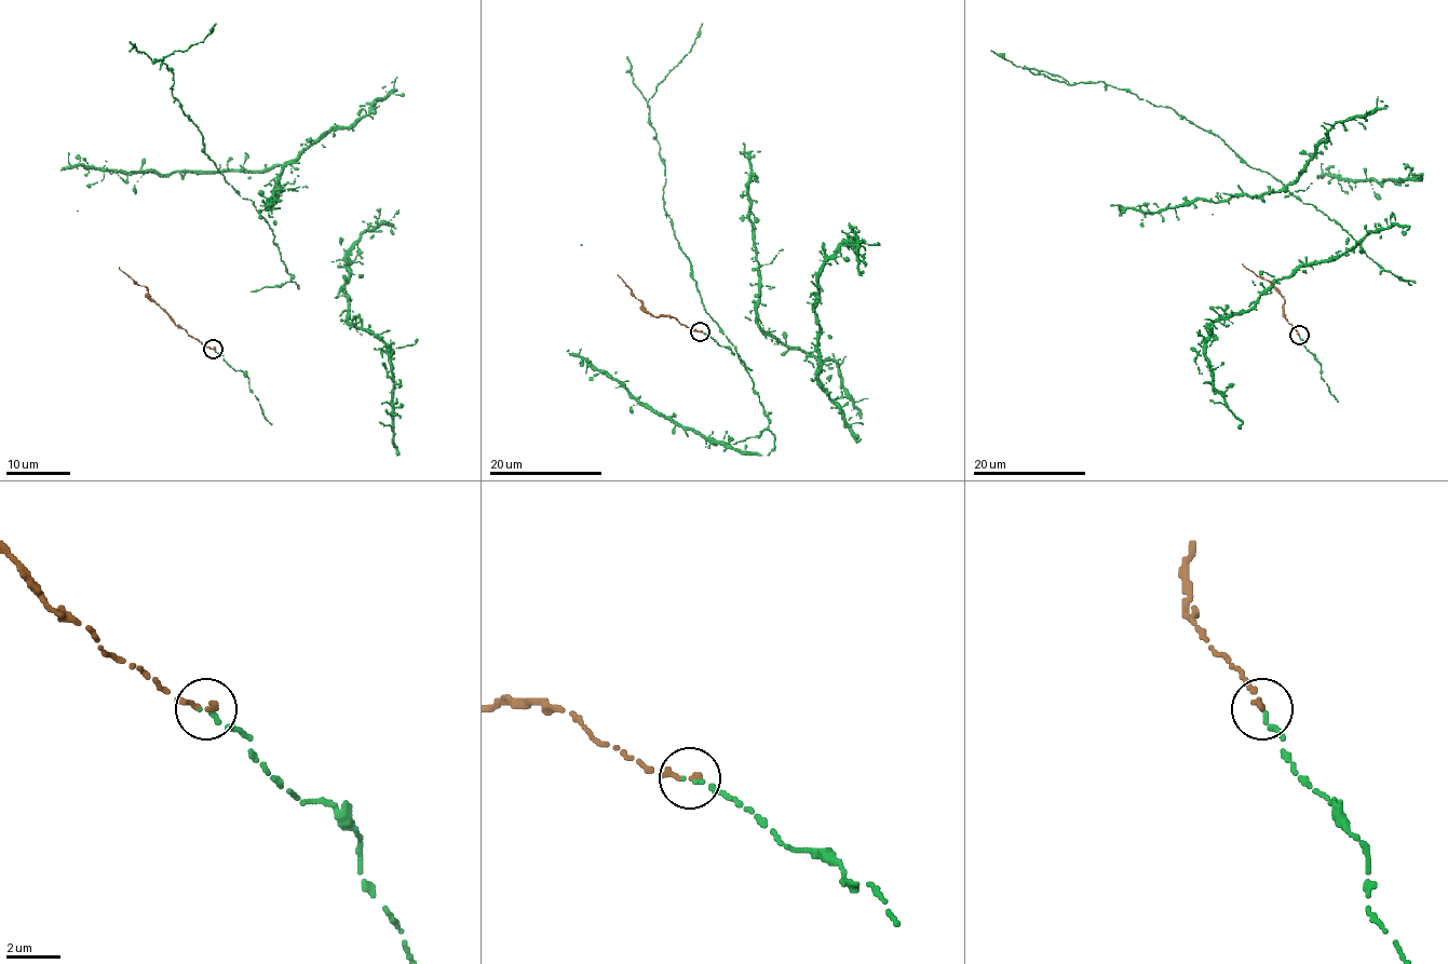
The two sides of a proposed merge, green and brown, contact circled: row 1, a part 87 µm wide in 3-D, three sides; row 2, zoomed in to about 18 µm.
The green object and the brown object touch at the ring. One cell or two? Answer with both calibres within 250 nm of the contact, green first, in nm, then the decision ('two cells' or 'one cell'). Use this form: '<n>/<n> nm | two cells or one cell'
140/220 nm | one cell

